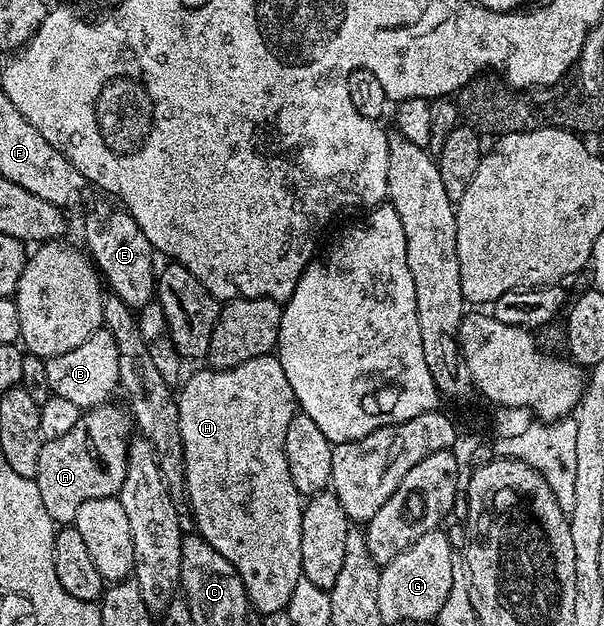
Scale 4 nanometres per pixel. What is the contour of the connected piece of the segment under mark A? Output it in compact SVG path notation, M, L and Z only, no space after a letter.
M105 402L87 409L74 422L71 430L66 430L53 440L45 440L39 454L35 482L38 494L42 494L42 504L57 525L73 523L82 506L94 498L115 497L120 491L128 469L128 445L133 435L134 420L127 411L111 408Z

